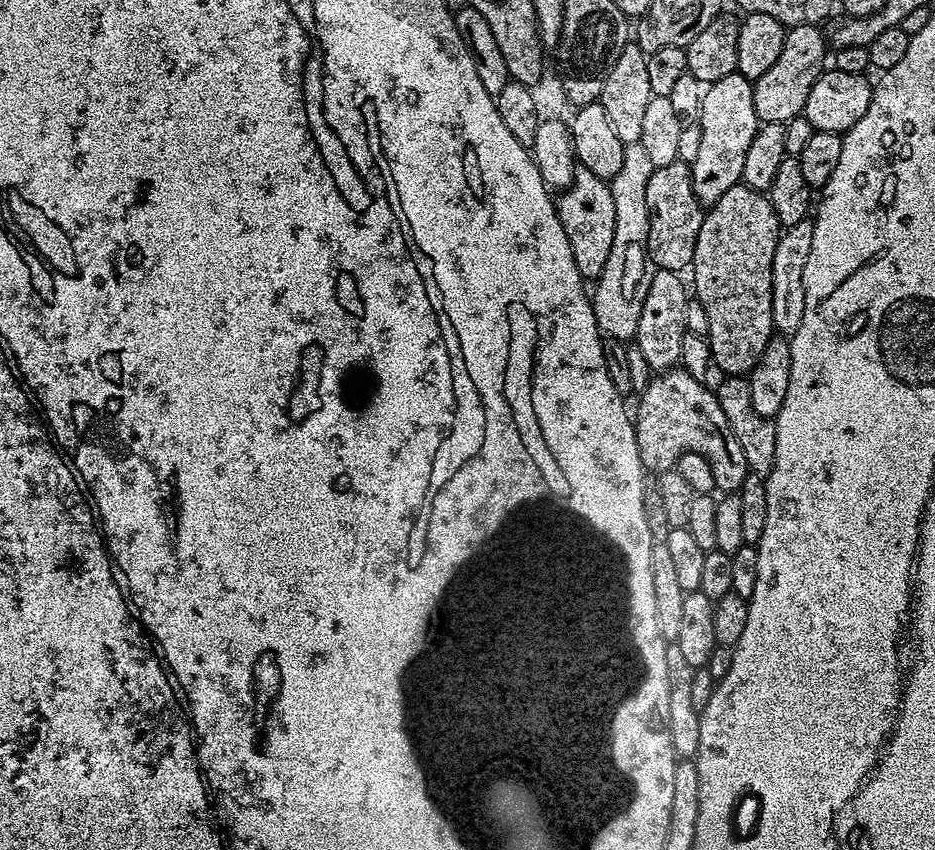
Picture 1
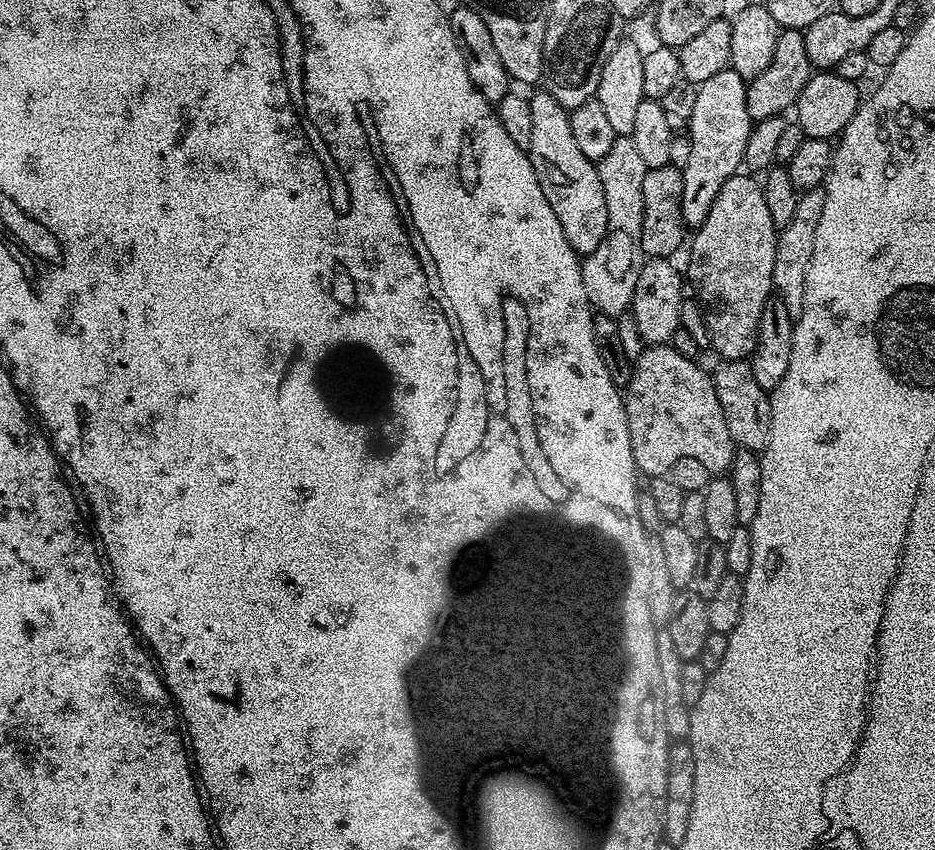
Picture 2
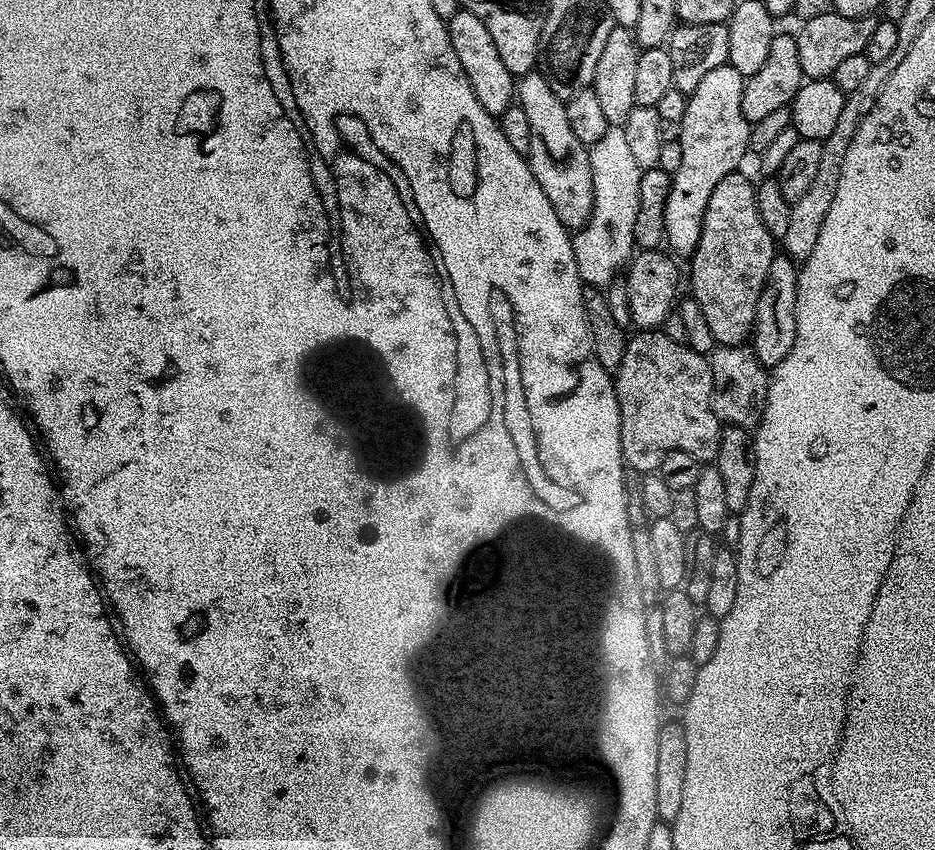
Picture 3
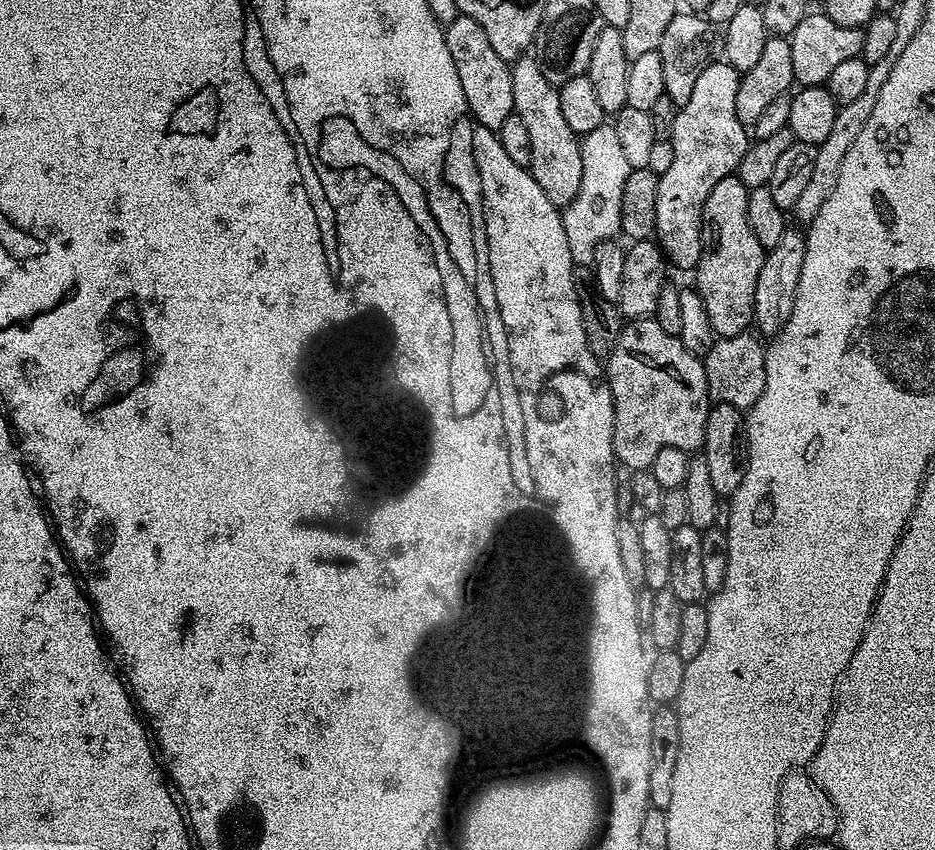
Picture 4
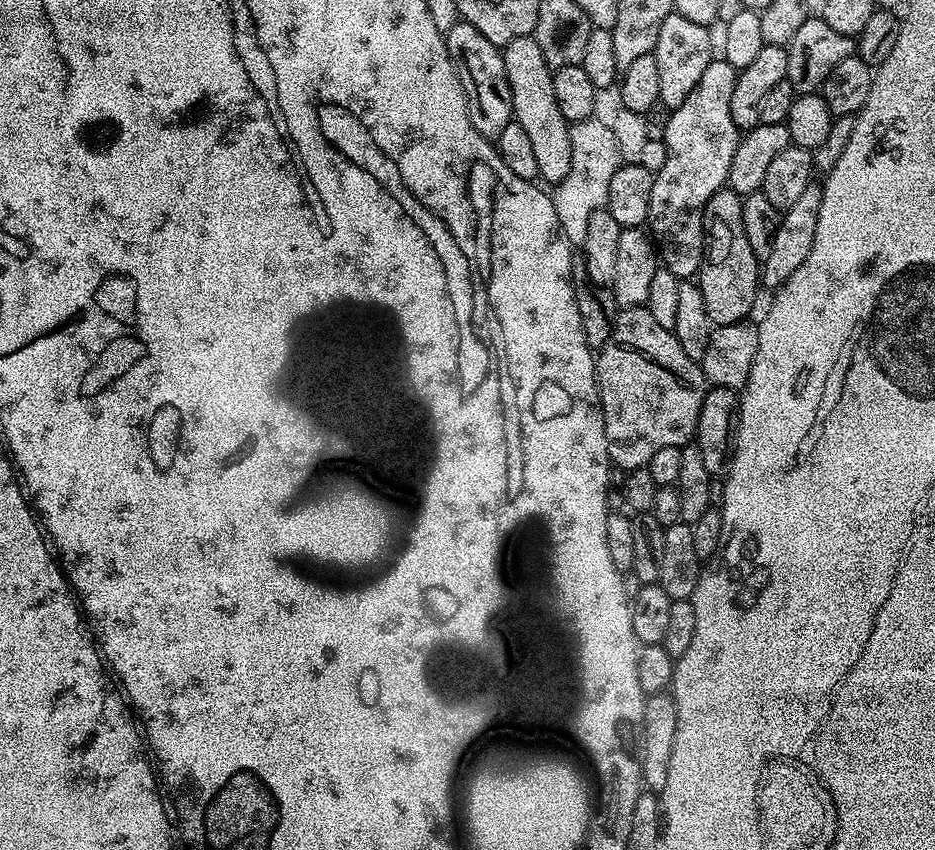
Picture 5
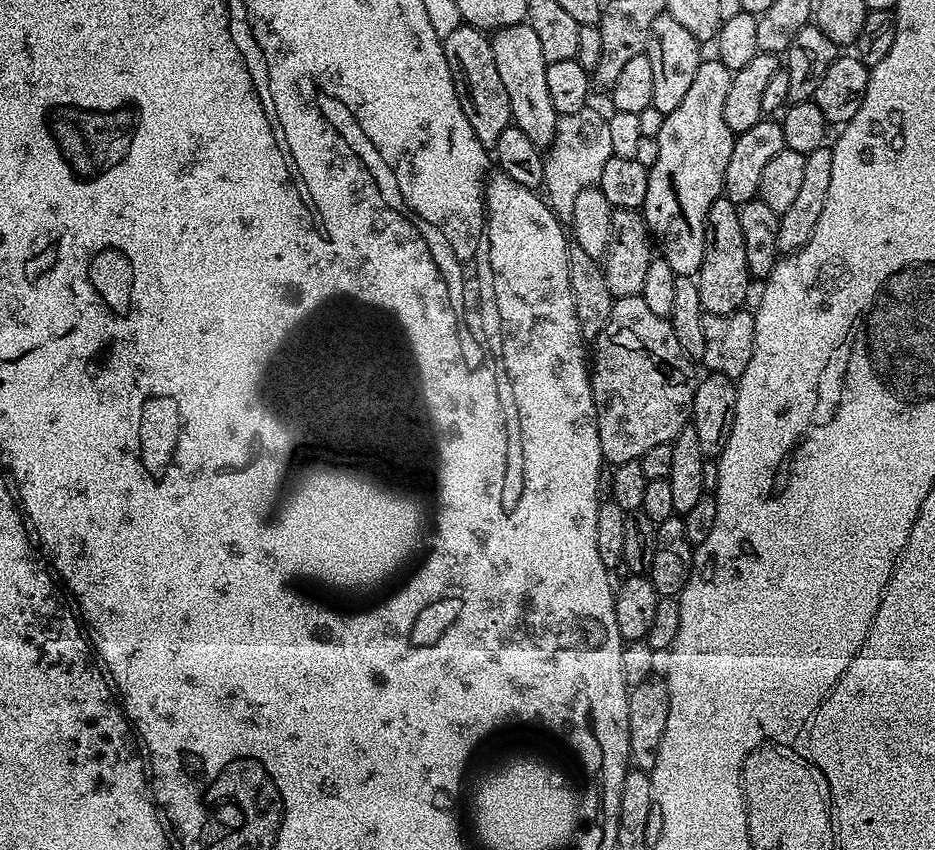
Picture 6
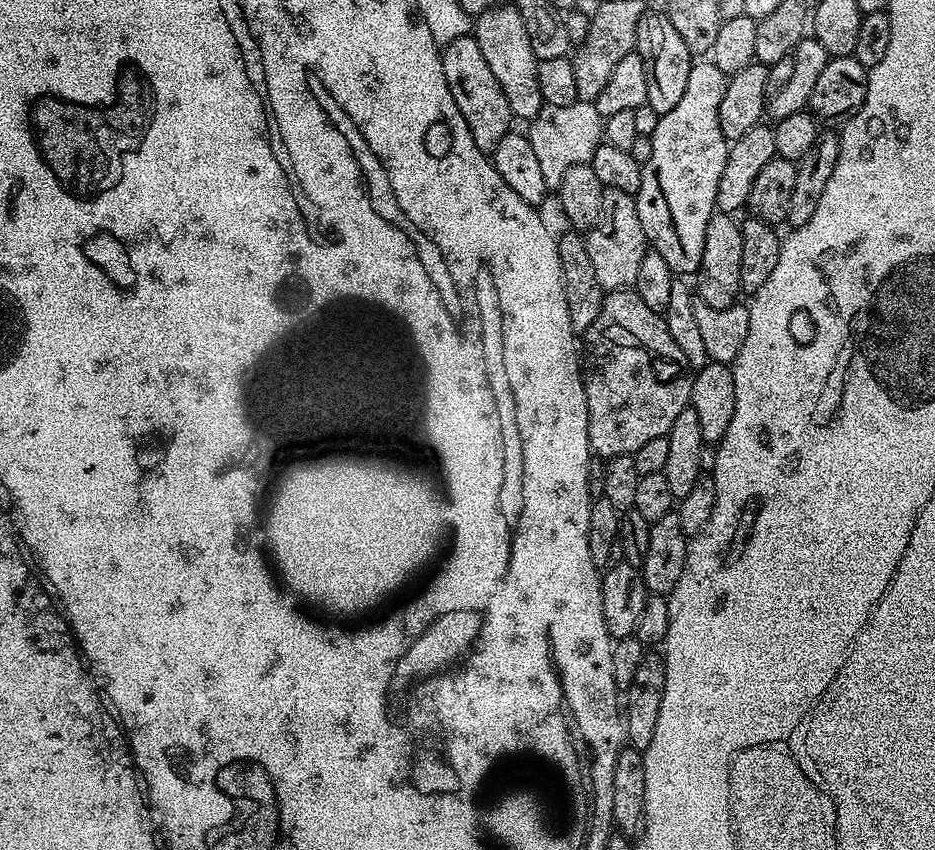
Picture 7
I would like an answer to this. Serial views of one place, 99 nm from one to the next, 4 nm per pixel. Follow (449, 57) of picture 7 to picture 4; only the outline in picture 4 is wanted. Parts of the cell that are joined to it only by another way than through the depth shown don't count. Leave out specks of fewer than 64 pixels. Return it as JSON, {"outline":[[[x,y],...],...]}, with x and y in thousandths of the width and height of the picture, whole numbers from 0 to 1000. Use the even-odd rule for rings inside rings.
{"outline":[[[489,16],[486,26],[477,29],[475,44],[481,68],[486,68],[486,79],[490,81],[490,92],[494,92],[494,111],[498,111],[505,138],[516,148],[534,153],[537,144],[550,134],[550,101],[544,72],[533,68],[528,54],[524,54],[524,45],[520,45],[520,35],[502,19]]]}

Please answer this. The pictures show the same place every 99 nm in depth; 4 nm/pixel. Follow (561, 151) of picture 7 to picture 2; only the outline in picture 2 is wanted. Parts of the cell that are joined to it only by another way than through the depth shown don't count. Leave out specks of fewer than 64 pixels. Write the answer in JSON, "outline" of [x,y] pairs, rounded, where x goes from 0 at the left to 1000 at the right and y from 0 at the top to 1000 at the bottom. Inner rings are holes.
{"outline":[[[660,160],[657,172],[652,172],[652,181],[640,189],[644,228],[648,228],[648,252],[650,253],[650,274],[644,280],[640,294],[624,302],[620,312],[622,332],[627,336],[627,346],[634,364],[639,368],[656,374],[673,366],[678,351],[678,336],[682,336],[682,322],[689,295],[687,294],[687,209],[691,209],[693,198],[687,191],[678,167],[671,160]]]}

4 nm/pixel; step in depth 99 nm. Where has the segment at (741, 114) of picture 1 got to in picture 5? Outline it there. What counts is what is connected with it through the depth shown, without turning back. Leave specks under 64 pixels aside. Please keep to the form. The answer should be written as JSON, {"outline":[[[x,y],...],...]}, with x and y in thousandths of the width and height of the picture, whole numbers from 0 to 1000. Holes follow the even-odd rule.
{"outline":[[[764,68],[755,78],[755,82],[751,86],[751,92],[747,92],[747,101],[742,101],[742,106],[738,106],[734,120],[729,120],[729,125],[718,128],[714,147],[712,148],[712,158],[710,159],[710,171],[714,178],[712,186],[712,195],[708,195],[708,200],[701,204],[699,224],[695,228],[695,252],[693,253],[692,267],[695,269],[696,276],[699,279],[701,286],[704,288],[704,306],[709,314],[717,318],[717,322],[728,327],[740,327],[748,321],[749,309],[753,306],[753,248],[755,247],[755,238],[759,238],[759,233],[764,233],[764,228],[768,222],[775,220],[779,215],[779,206],[781,205],[781,189],[785,186],[785,176],[789,176],[789,167],[794,159],[791,152],[785,148],[785,139],[781,139],[781,114],[785,111],[785,96],[787,95],[788,80],[781,78],[781,73],[776,73],[773,68]]]}

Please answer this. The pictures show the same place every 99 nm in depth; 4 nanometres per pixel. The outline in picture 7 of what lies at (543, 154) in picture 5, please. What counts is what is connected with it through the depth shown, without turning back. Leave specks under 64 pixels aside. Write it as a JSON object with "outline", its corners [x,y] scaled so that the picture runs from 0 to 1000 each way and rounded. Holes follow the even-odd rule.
{"outline":[[[539,2],[534,9],[512,15],[507,24],[507,41],[524,84],[528,92],[533,92],[533,101],[537,101],[537,111],[541,111],[541,120],[545,120],[549,138],[559,144],[570,141],[583,120],[580,106],[575,106],[575,72],[567,54],[567,45],[563,41],[558,16],[554,16],[551,4]]]}

